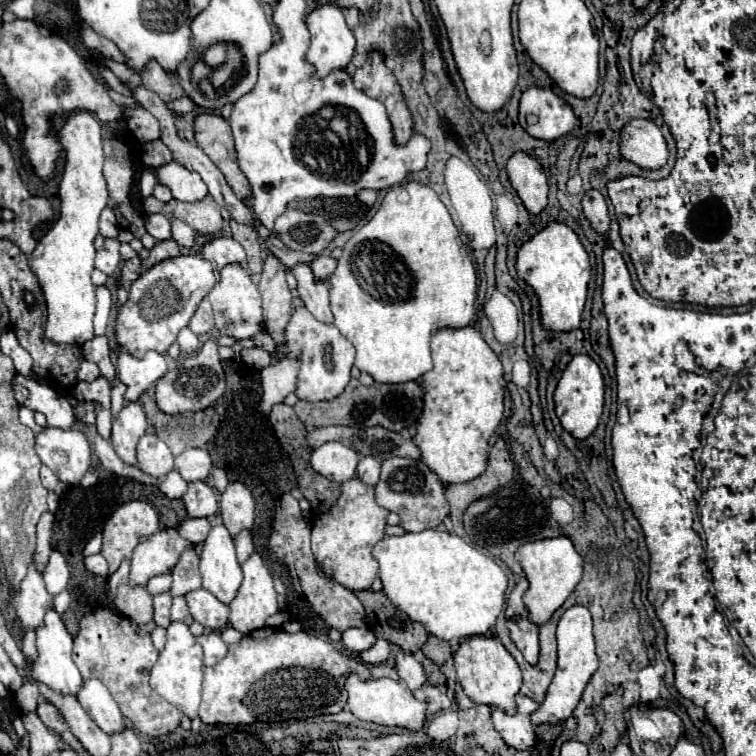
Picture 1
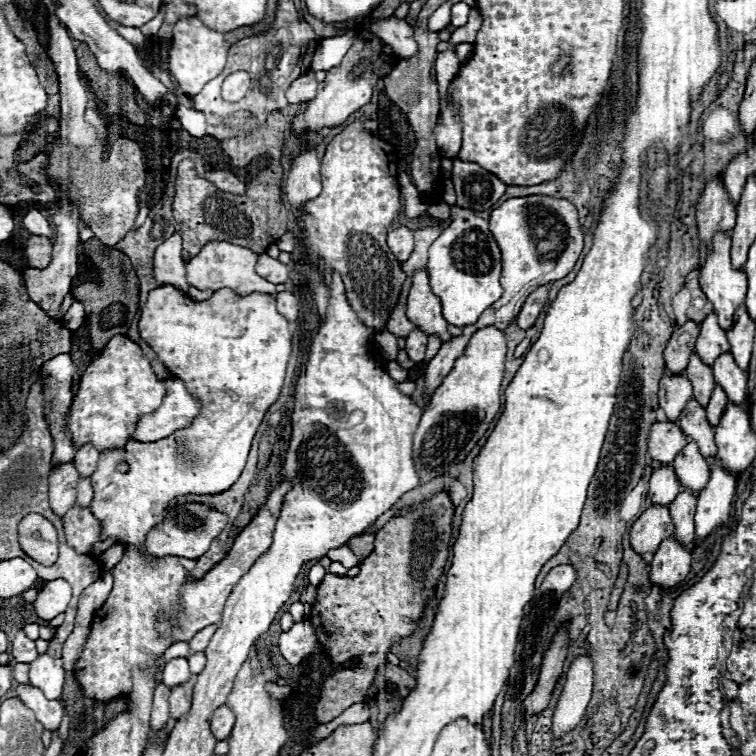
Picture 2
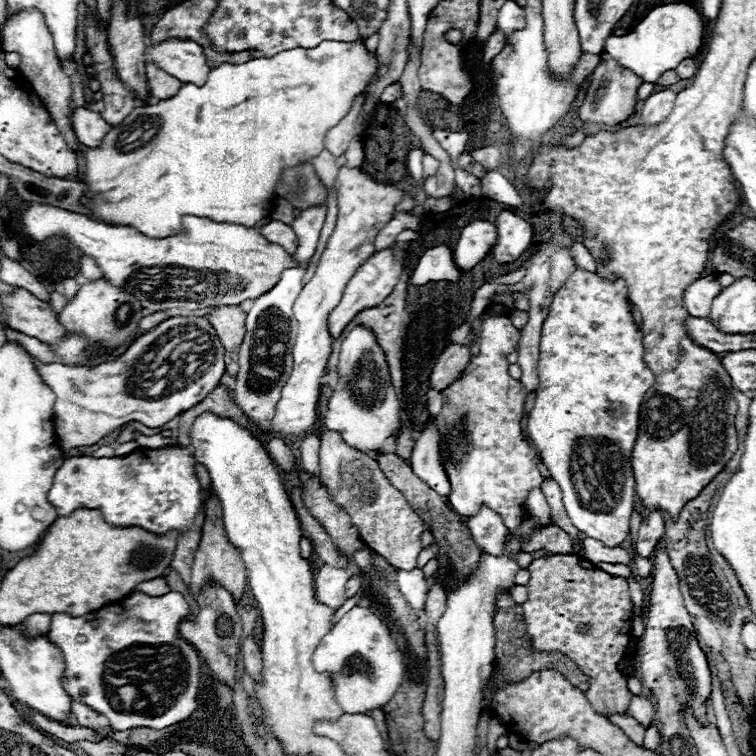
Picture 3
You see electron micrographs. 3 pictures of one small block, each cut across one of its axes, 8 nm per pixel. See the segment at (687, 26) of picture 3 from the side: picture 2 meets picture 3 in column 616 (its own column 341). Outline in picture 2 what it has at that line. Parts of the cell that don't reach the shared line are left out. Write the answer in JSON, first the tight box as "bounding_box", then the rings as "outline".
{"bounding_box":[312,32,354,70],"outline":[[[348,32],[344,36],[334,36],[334,38],[324,38],[320,40],[314,58],[312,58],[312,70],[332,70],[334,66],[338,66],[344,58],[344,54],[348,52],[348,48],[352,46],[354,40],[354,32]]]}

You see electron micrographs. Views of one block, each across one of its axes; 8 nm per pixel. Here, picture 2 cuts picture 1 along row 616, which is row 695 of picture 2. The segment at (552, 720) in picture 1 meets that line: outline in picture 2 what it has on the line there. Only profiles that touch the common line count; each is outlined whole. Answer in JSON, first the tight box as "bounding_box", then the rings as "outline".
{"bounding_box":[552,654,594,740],"outline":[[[580,654],[572,660],[566,672],[566,684],[556,704],[552,718],[552,734],[556,740],[572,732],[586,714],[594,684],[594,666],[590,654]]]}

